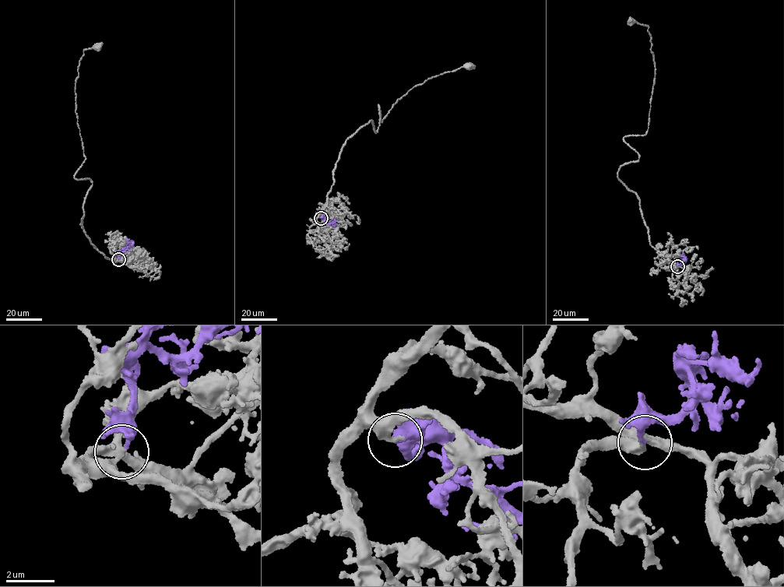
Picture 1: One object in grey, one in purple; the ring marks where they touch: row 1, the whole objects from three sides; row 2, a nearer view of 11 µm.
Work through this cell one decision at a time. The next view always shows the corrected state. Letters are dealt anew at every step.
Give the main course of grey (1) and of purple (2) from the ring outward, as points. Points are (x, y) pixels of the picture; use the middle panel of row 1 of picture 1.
1: (321, 218), (346, 140), (371, 121), (377, 131), (378, 105), (382, 121), (398, 100), (416, 85), (469, 66)
2: (321, 218), (335, 225), (328, 223)

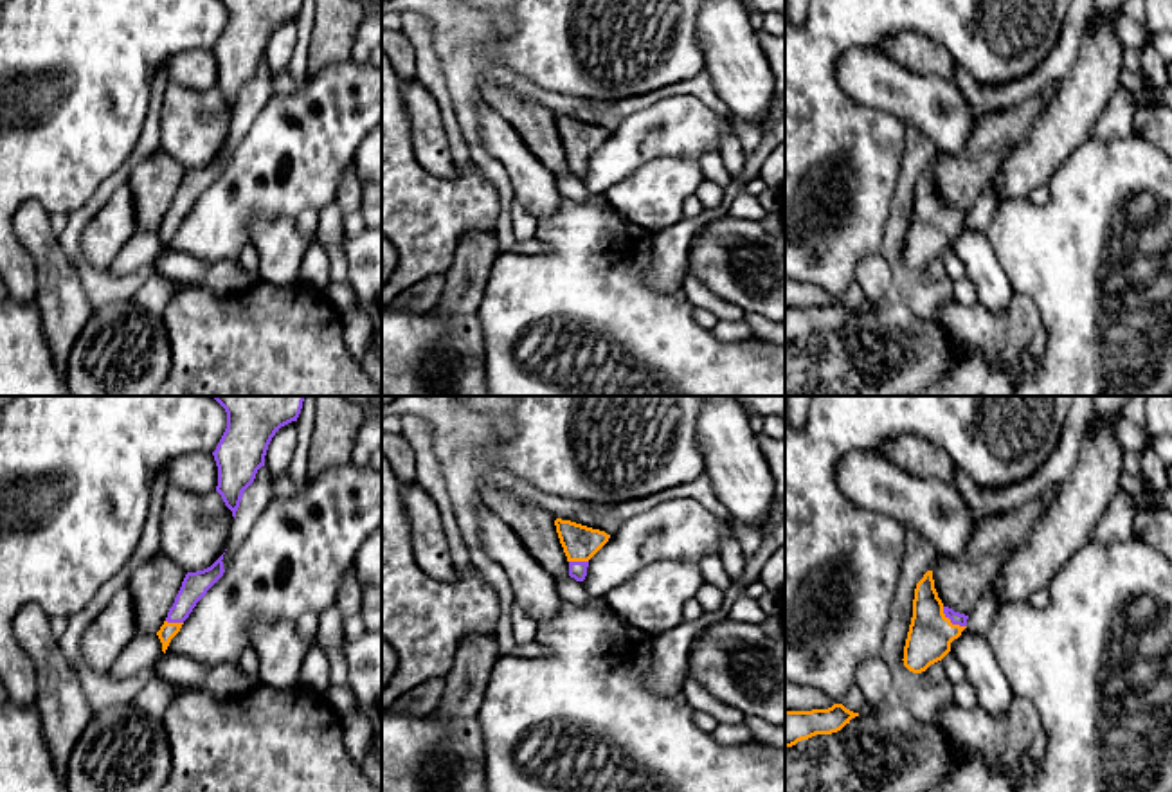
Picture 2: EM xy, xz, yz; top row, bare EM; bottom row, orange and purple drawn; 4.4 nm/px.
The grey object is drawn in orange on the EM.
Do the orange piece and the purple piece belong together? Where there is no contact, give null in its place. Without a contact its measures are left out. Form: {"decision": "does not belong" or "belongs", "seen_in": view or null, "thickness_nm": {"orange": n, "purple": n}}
{"decision": "belongs", "seen_in": "yz", "thickness_nm": {"orange": 200, "purple": 60}}

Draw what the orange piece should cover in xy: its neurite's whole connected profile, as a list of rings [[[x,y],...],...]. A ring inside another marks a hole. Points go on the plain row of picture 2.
[[[223,151],[211,164],[185,171],[182,184],[175,194],[175,200],[169,205],[164,221],[157,229],[164,250],[171,236],[180,229],[184,218],[189,214],[196,200],[223,173],[225,166],[221,157]]]

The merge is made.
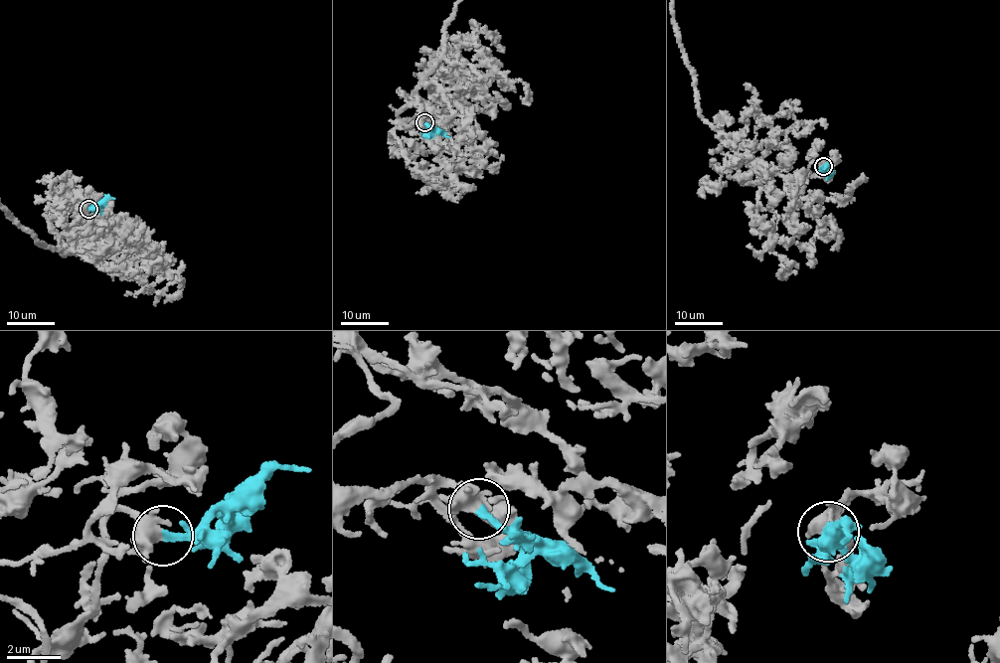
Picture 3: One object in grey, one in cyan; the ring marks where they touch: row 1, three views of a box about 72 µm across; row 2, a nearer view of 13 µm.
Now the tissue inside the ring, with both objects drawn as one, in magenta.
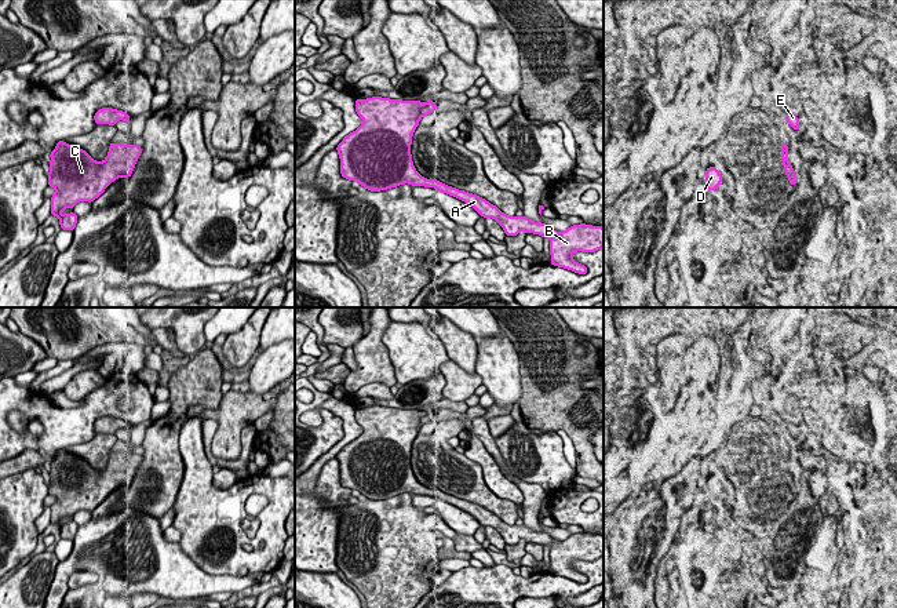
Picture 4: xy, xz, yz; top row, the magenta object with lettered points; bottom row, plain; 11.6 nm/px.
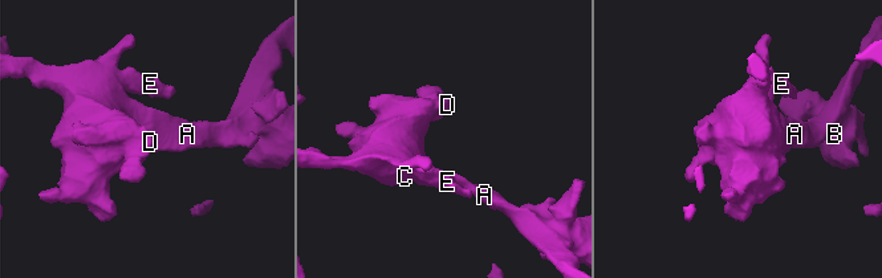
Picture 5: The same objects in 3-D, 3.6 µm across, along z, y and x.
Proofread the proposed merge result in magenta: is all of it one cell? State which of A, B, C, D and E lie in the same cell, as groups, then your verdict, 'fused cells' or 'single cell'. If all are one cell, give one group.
A B C D E | single cell

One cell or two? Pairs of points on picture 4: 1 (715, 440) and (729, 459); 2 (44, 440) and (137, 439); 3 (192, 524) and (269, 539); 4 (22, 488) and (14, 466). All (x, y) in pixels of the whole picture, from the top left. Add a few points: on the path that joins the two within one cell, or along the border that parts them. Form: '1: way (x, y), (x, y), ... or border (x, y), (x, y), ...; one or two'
1: border (721, 447), (715, 451); two
2: border (152, 422), (142, 421), (135, 425); two
3: way (211, 523), (226, 523), (244, 539), (250, 541); one
4: border (33, 468), (14, 474); two

